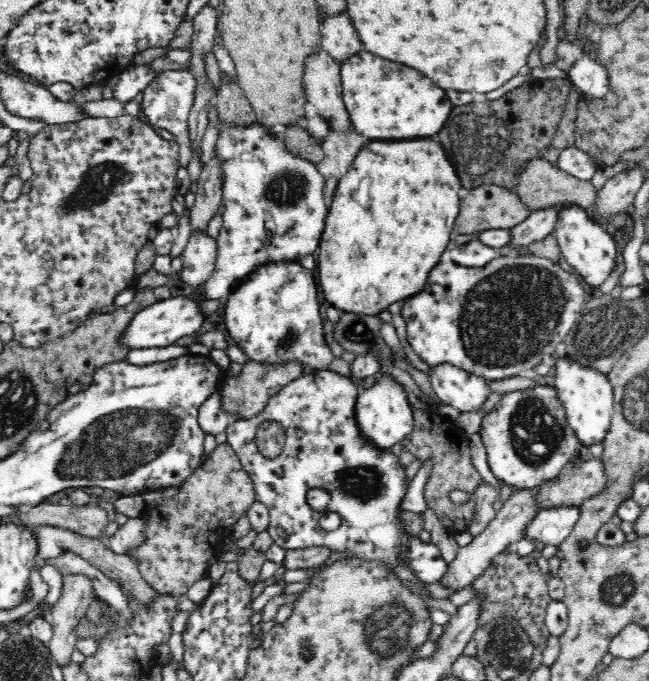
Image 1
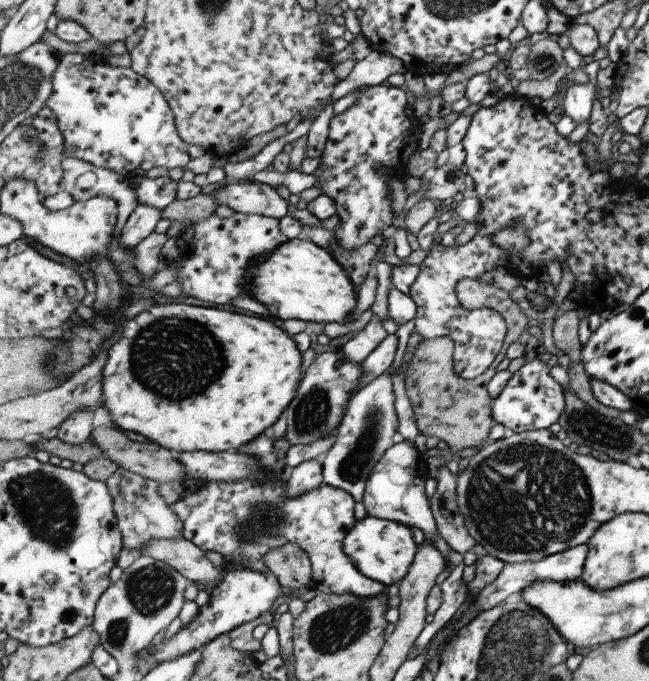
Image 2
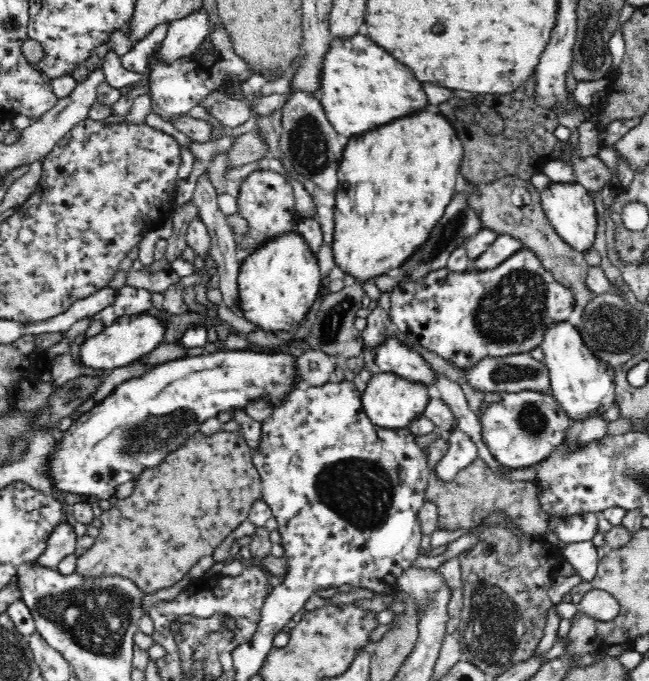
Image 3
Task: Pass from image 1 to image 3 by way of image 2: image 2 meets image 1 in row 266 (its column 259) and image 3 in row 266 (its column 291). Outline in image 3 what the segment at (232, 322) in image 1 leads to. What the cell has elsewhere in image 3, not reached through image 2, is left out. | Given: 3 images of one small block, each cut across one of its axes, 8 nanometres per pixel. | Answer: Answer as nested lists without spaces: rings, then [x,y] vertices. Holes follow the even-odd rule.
[[[295,231],[288,232],[286,236],[280,236],[276,240],[270,240],[259,246],[241,262],[237,276],[238,299],[240,299],[237,312],[242,315],[242,318],[246,318],[248,322],[256,324],[266,332],[282,330],[290,335],[298,330],[304,316],[308,314],[310,306],[314,304],[322,279],[317,256],[308,249],[308,244],[302,239],[302,236],[298,236]]]

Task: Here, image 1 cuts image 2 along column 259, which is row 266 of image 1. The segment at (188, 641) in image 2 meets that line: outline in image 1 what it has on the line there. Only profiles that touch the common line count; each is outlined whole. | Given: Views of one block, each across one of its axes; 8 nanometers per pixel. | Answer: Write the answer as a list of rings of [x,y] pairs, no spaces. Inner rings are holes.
[[[570,205],[568,208],[562,209],[557,220],[552,235],[557,239],[561,256],[564,256],[564,260],[584,278],[586,284],[589,284],[591,288],[604,284],[608,280],[608,276],[616,270],[614,238],[607,234],[594,219],[590,218],[590,214],[586,213],[586,210],[580,205]]]

